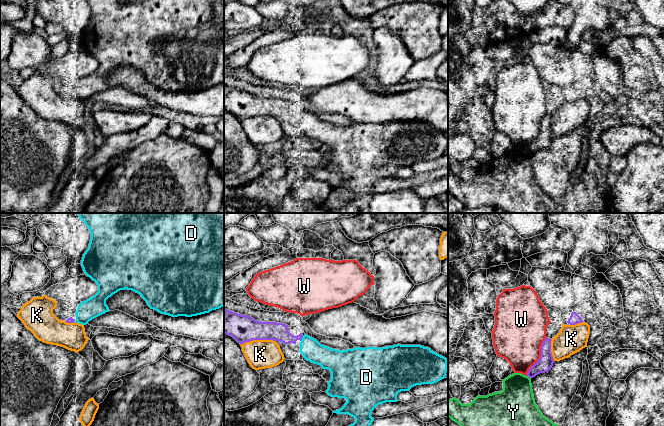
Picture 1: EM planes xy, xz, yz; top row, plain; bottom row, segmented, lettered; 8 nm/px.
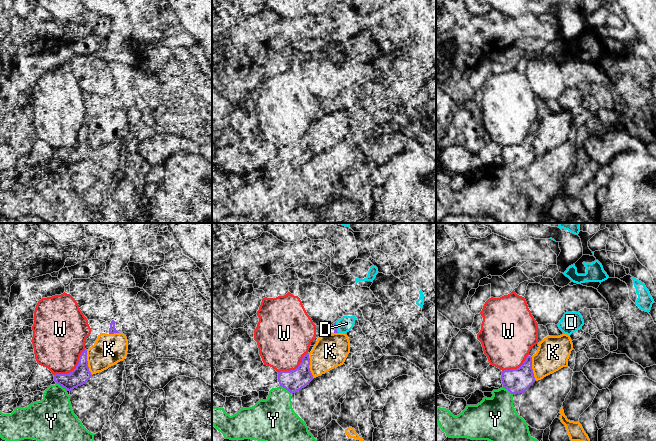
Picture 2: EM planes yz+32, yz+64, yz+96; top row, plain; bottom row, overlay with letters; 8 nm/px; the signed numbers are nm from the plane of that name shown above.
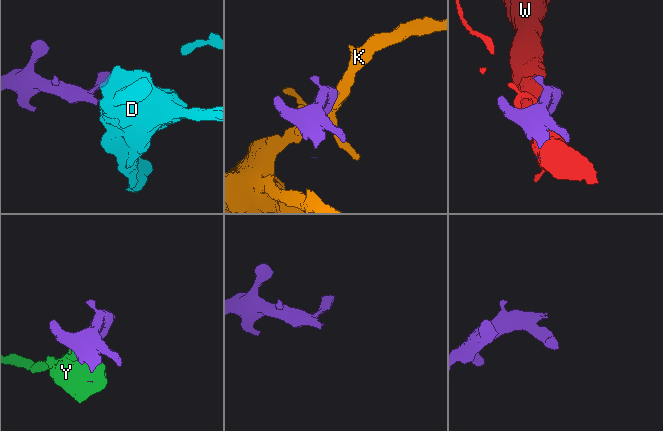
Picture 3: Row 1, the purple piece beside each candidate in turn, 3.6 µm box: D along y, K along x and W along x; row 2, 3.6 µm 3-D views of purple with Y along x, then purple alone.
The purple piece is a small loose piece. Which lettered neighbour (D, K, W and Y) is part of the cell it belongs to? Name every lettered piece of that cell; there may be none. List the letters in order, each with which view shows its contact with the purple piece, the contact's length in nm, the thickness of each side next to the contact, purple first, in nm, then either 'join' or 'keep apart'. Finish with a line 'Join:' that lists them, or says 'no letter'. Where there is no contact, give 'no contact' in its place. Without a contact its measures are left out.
D: meets purple in xz; contact 50 nm long; 150 nm thick on the purple side, 170 nm on the other; join
K: meets purple in xz; contact 280 nm long; 220 nm thick on the purple side, 240 nm on the other; keep apart
W: meets purple in yz; contact 360 nm long; 120 nm thick on the purple side, 420 nm on the other; keep apart
Y: meets purple in yz; contact 50 nm long; 120 nm thick on the purple side, 320 nm on the other; keep apart
Join: D

